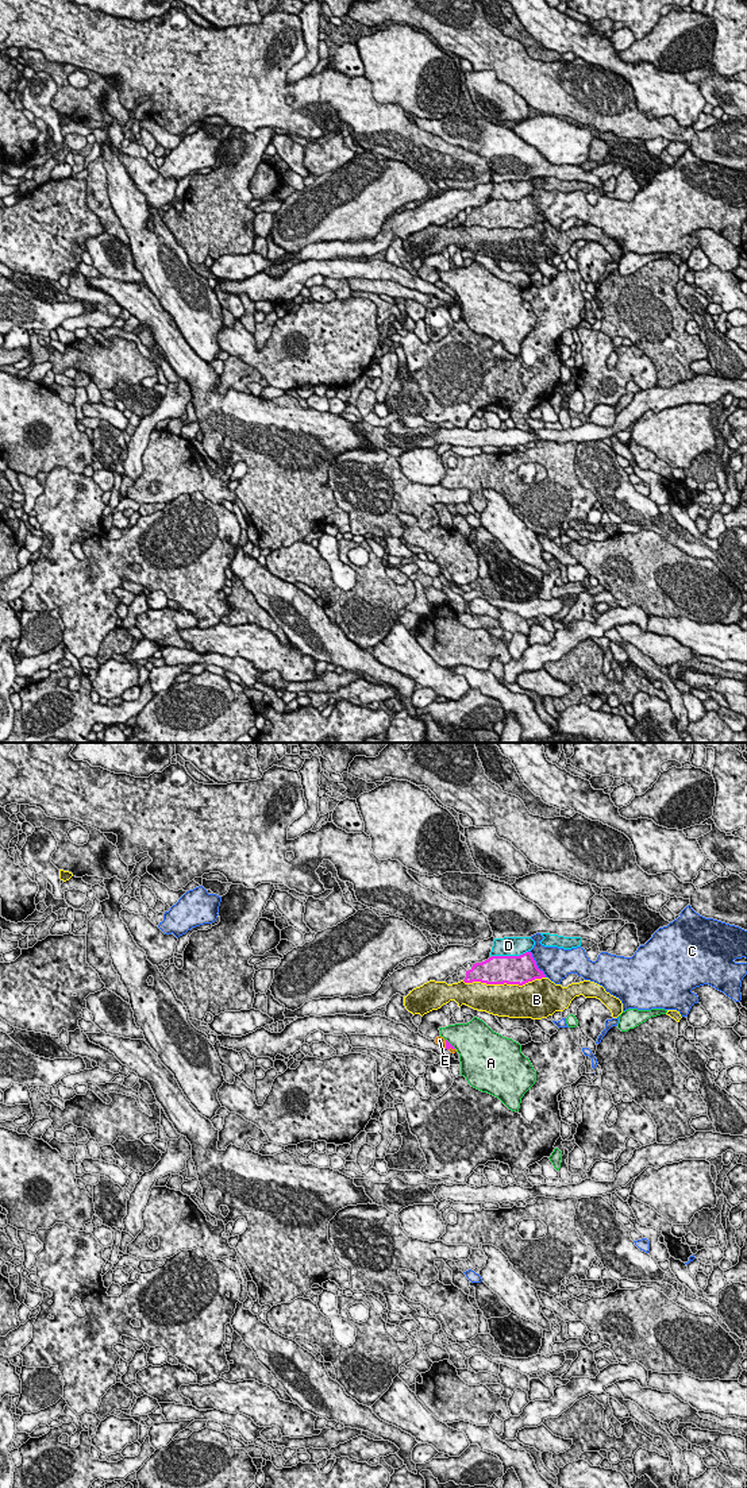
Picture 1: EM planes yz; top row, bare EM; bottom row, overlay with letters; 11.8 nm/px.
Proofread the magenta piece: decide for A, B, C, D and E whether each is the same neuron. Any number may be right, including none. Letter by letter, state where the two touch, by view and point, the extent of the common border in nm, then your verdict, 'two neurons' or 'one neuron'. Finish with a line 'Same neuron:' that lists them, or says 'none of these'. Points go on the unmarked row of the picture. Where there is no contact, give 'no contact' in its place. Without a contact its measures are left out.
A: yz (450, 288) | 170 nm | two neurons
B: yz (503, 227) | 1000 nm | two neurons
C: yz (535, 208) | 380 nm | two neurons
D: yz (509, 200) | 440 nm | two neurons
E: yz (446, 288) | 100 nm | one neuron
Same neuron: E

